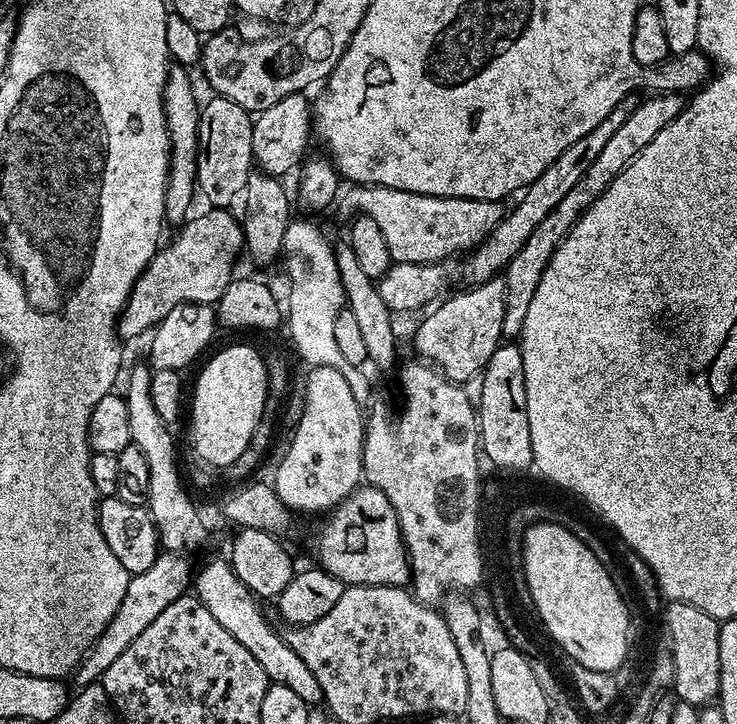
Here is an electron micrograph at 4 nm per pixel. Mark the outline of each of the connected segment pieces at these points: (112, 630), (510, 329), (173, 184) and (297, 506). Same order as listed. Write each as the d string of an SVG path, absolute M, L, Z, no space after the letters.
M161 554L157 556L149 572L129 579L128 589L120 603L120 609L116 612L115 620L99 643L91 649L90 655L83 661L79 671L75 673L77 685L87 686L97 683L110 665L127 650L130 642L134 642L134 638L138 638L138 634L142 634L142 630L146 630L146 626L150 626L154 618L158 618L175 600L181 599L187 593L184 592L187 588L189 591L194 580L194 568L184 560L187 559L176 554Z
M679 93L656 94L648 97L636 110L629 113L627 122L615 131L614 137L606 142L602 153L595 159L583 174L583 178L574 184L562 202L546 216L535 228L534 234L527 239L526 246L518 255L508 263L504 271L504 314L503 314L503 337L514 340L519 337L524 325L526 313L533 301L535 290L541 281L542 274L548 265L550 258L556 252L557 246L571 232L573 225L580 216L587 211L590 205L603 195L611 186L613 180L631 165L631 162L639 156L648 145L668 124L672 124L684 111L686 100Z
M172 66L168 69L168 81L164 83L164 117L168 127L168 182L164 199L164 219L169 225L180 226L189 219L192 199L197 199L196 167L200 149L200 110L192 93L189 69Z
M324 367L313 368L308 372L308 385L302 388L305 396L305 414L291 433L292 445L288 453L280 460L276 468L274 489L276 496L285 507L293 513L322 512L336 508L343 503L352 492L355 492L362 480L364 470L364 430L366 416L360 405L354 402L349 383L336 369Z

